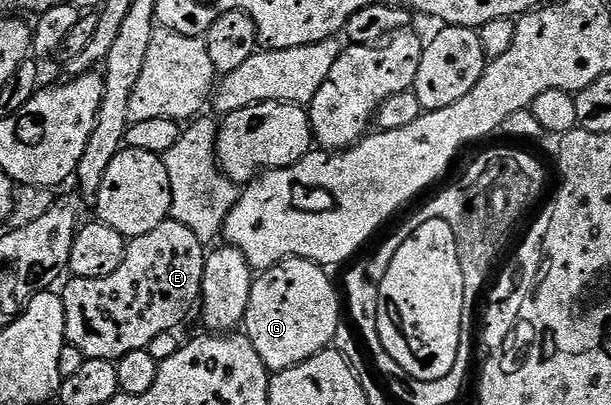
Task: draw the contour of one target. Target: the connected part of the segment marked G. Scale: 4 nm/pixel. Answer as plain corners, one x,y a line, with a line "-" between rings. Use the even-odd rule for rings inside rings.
282,260
277,266
254,277
242,327
249,342
253,342
253,350
261,354
261,362
265,362
265,366
272,373
297,366
313,358
318,352
332,347
337,330
341,327
341,296
337,288
335,293
327,272
328,269
324,265
315,264
311,260

